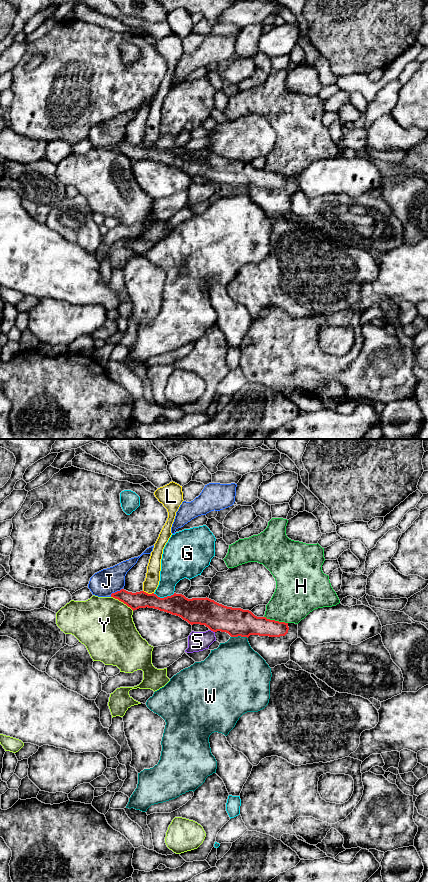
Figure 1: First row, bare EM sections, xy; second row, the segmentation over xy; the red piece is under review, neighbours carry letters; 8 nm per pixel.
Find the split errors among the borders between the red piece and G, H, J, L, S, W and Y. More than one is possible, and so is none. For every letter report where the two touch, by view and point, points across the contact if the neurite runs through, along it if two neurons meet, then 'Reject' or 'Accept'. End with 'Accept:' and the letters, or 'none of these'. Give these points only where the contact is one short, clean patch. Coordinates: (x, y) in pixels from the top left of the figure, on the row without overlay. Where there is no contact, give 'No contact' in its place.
G: Touches red at xy (164, 149). Reject
H: Touches red at xy (276, 173). Reject
J: Touches red at xy (115, 144). Reject
L: Touches red at xy (147, 145). Reject
S: Touches red at xy (212, 182). Boundary: xy (210, 181), (214, 184). Reject
W: Touches red at xy (239, 187). Boundary: xy (231, 188), (245, 188), (247, 190). Reject
Y: Touches red at xy (122, 153). Reject
Accept: none of these

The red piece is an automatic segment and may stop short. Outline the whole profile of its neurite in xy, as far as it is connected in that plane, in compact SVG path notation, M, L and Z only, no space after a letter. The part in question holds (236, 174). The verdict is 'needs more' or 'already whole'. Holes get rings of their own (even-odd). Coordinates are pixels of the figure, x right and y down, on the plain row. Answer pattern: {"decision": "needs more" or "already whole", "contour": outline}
{"decision": "already whole", "contour": "M124 141L111 149L126 156L133 163L154 160L181 169L189 176L205 177L211 183L226 184L231 189L250 187L280 189L288 185L288 175L257 169L249 162L227 159L209 150L188 151L174 145L164 150L144 143L132 145Z"}

